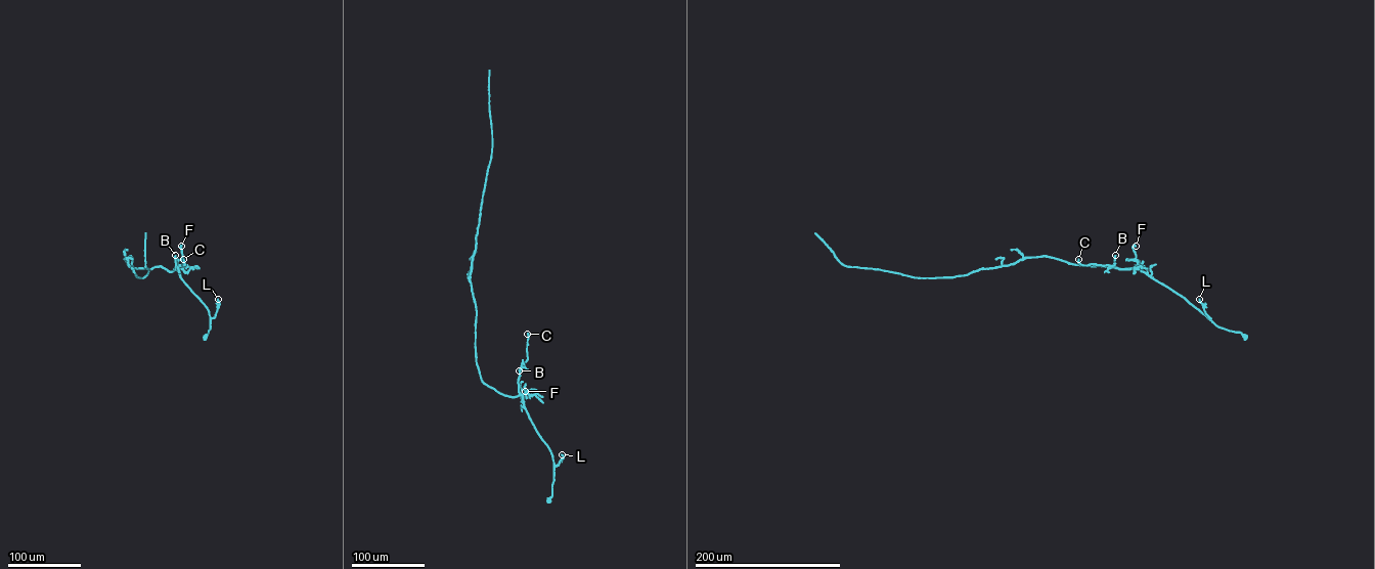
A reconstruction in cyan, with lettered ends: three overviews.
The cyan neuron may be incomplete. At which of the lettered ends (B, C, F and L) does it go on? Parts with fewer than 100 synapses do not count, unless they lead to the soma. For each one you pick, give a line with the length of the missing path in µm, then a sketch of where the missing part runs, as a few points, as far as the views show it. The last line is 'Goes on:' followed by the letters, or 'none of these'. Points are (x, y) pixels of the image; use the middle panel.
Goes on: none of these

